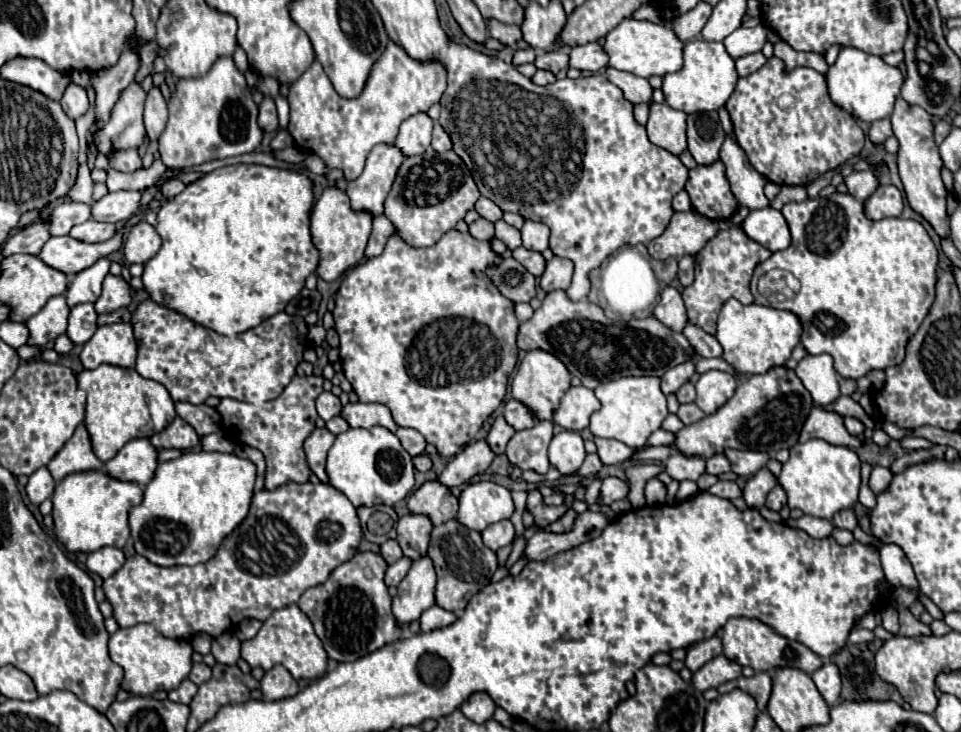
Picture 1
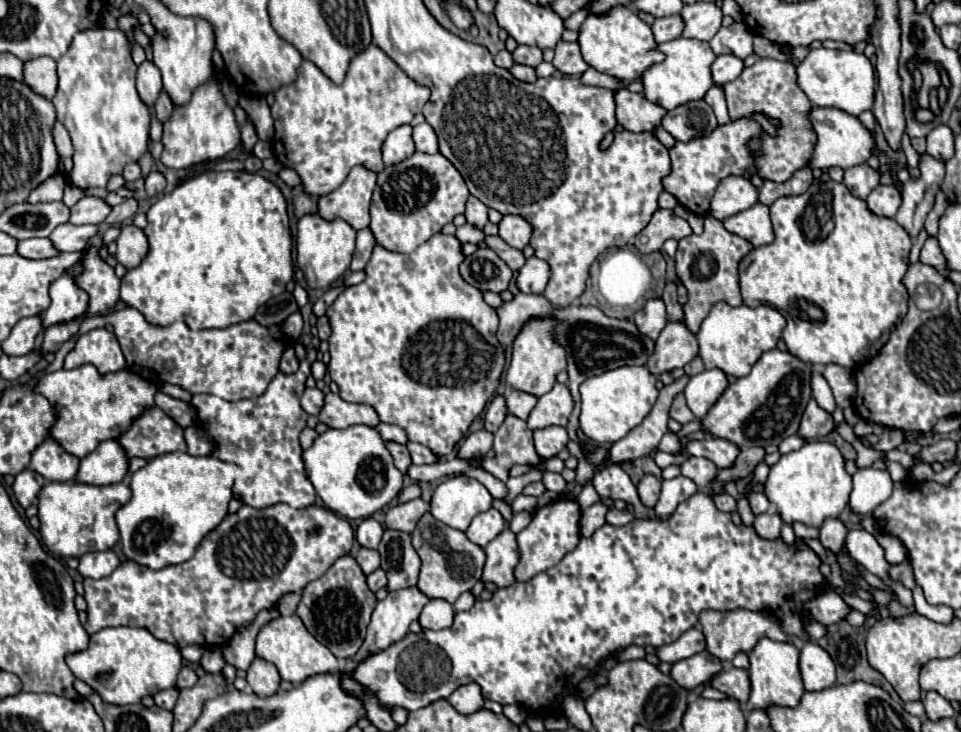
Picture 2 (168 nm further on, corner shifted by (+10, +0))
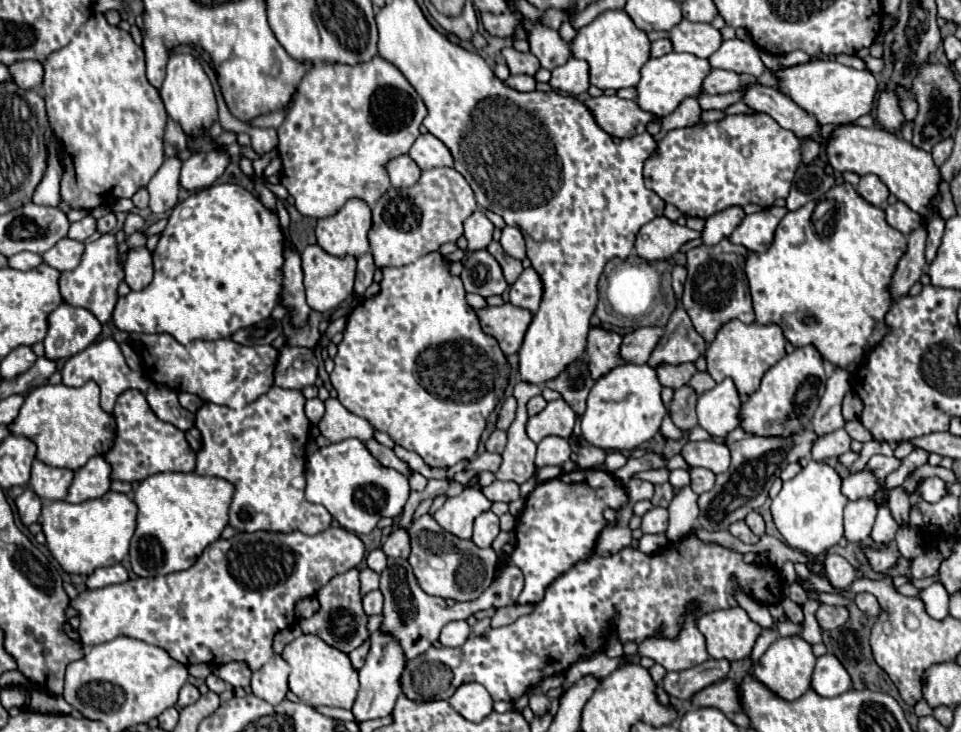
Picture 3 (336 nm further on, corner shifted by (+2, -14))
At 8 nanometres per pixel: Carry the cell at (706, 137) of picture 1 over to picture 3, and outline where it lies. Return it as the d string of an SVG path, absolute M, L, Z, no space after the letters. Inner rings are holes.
M692 97L684 99L684 101L680 103L680 107L678 107L674 113L670 113L668 117L664 117L664 119L660 121L662 128L658 135L653 136L654 140L656 142L660 141L660 139L662 139L668 131L672 131L672 129L694 127L694 125L702 123L700 115L702 115L702 109L700 109L698 101L696 101L696 99L692 99Z

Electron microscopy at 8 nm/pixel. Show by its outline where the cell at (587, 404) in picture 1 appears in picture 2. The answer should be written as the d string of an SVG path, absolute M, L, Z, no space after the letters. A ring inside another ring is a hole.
M556 383L548 393L538 397L538 403L530 411L530 417L526 421L528 429L534 431L534 429L550 427L550 425L566 427L572 407L574 407L574 401L570 397L568 387L562 383Z

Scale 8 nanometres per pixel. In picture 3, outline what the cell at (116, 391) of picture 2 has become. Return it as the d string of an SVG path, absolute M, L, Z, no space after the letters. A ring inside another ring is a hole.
M88 381L82 387L68 385L42 385L28 393L20 415L10 425L10 431L24 435L38 445L36 457L52 467L66 467L76 471L84 467L90 457L104 455L114 445L116 423L114 415L100 407L100 387Z

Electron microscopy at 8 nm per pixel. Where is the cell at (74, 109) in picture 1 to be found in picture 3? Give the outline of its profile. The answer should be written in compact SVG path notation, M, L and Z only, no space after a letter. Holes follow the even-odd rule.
M20 61L10 65L10 73L14 77L14 83L18 83L18 87L30 91L30 89L38 89L42 85L42 63L38 61Z

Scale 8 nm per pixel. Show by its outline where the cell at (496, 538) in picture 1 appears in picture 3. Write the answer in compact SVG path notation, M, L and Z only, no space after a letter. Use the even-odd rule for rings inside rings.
M486 511L482 513L476 521L474 521L474 535L472 535L472 541L478 545L478 547L492 547L492 541L498 537L500 533L500 523L498 523L498 517L492 513L492 511Z

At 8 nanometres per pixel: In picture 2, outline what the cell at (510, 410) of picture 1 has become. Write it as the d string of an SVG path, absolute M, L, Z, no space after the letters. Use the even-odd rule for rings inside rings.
M514 389L506 395L506 405L508 405L510 413L514 413L520 419L526 419L530 415L530 411L534 409L534 405L536 405L536 397L530 395L530 393Z

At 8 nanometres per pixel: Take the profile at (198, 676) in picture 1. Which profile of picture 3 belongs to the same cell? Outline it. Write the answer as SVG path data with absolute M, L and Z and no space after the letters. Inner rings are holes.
M186 683L186 685L180 689L180 699L178 699L178 705L180 705L180 707L186 707L186 705L196 703L198 699L200 699L200 691L198 691L194 685Z

